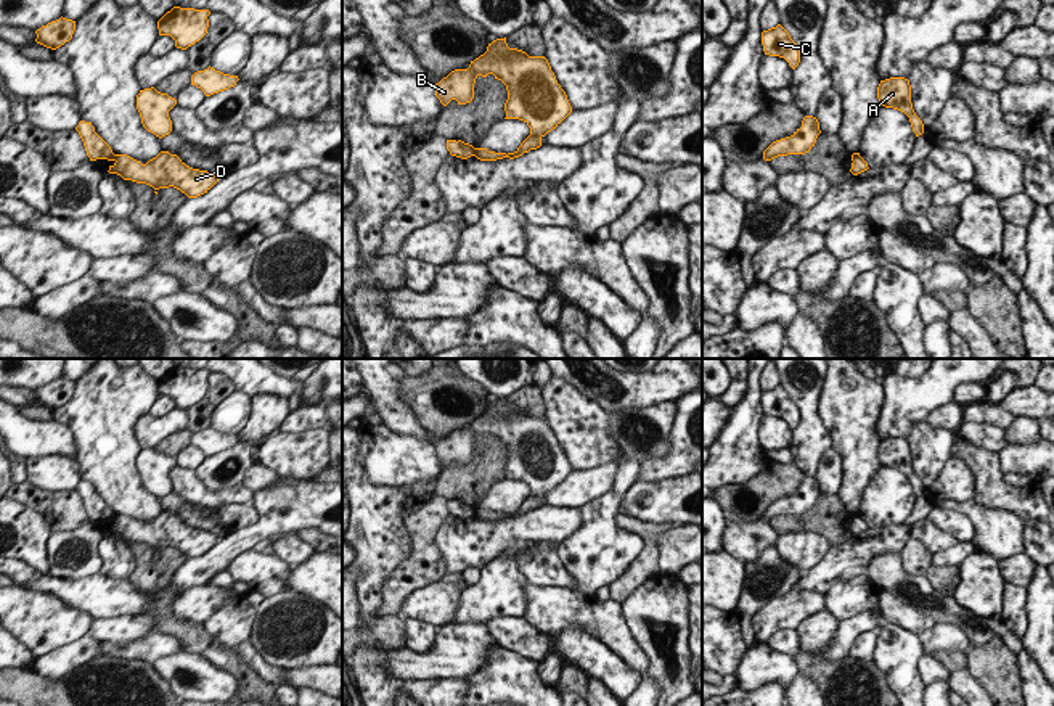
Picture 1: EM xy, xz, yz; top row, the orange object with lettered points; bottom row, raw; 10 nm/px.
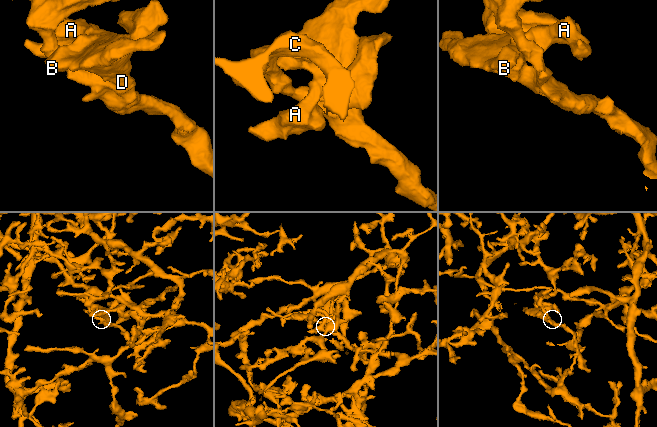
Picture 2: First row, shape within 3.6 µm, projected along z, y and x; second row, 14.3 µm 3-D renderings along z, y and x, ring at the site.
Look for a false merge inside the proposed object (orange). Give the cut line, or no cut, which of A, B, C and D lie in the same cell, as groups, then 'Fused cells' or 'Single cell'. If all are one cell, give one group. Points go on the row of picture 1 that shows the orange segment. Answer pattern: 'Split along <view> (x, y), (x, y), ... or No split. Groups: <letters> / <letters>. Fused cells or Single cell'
Split along xz (473, 148), (474, 155). Groups: A B D / C. Fused cells

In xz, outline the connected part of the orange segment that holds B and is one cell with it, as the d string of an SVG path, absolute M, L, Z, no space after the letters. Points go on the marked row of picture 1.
M506 37L488 43L487 51L471 61L468 69L455 69L435 84L435 96L443 106L451 100L458 105L471 103L476 79L488 74L506 85L505 119L524 121L530 127L530 135L514 153L508 154L474 148L474 156L480 161L514 159L540 148L541 138L572 113L567 95L558 84L548 60L509 48Z

